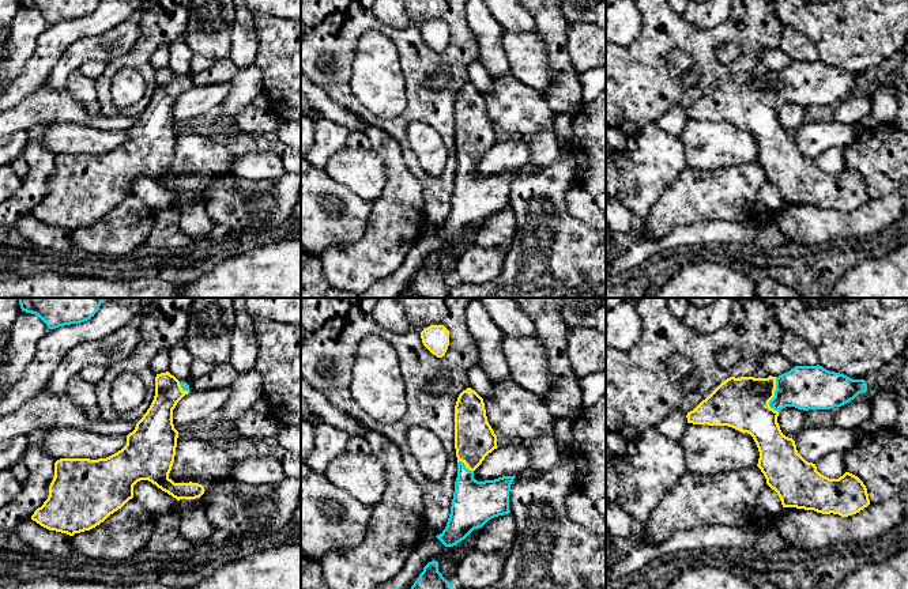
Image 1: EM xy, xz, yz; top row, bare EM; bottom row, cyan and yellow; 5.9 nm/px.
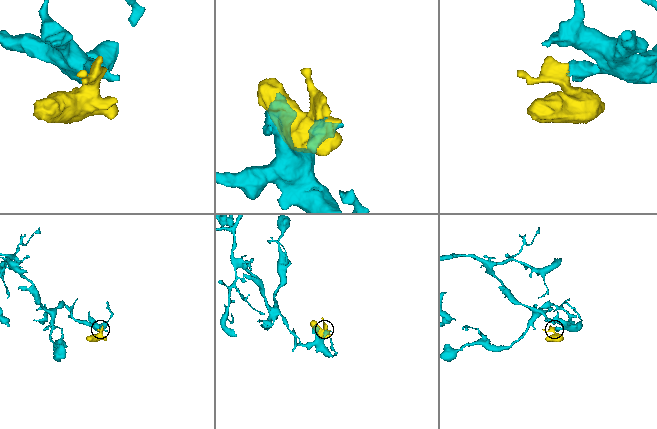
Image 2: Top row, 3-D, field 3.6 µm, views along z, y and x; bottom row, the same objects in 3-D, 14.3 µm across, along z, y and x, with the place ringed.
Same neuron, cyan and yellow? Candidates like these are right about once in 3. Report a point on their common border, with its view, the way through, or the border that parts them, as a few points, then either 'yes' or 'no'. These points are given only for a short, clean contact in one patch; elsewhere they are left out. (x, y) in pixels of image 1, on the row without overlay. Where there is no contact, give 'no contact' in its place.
yz (775, 90) | across yz (805, 83), (792, 83), (775, 90), (754, 98), (742, 98) | yes

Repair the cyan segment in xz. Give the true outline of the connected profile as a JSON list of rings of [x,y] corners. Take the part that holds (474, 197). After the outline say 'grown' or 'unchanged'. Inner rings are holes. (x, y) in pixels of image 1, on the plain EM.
[[[471,83],[455,101],[455,144],[457,173],[445,224],[436,233],[453,242],[489,215],[510,208],[509,186],[516,171],[478,177],[474,166],[497,144],[497,131],[487,117],[483,94]]] | grown

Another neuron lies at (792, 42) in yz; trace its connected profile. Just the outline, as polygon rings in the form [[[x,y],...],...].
[[[783,26],[779,48],[795,61],[818,60],[815,44],[809,41],[800,31],[790,26]]]

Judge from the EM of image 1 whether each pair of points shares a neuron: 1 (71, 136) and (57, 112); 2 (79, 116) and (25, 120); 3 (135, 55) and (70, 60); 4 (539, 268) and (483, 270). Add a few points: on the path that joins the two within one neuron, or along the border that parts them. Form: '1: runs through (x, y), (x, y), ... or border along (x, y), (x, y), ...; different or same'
1: border along (53, 123), (75, 123), (94, 128); different
2: runs through (66, 113), (38, 113); same
3: border along (140, 33), (139, 38), (127, 52), (106, 63); different
4: border along (509, 249), (501, 271), (494, 278), (481, 283); different

